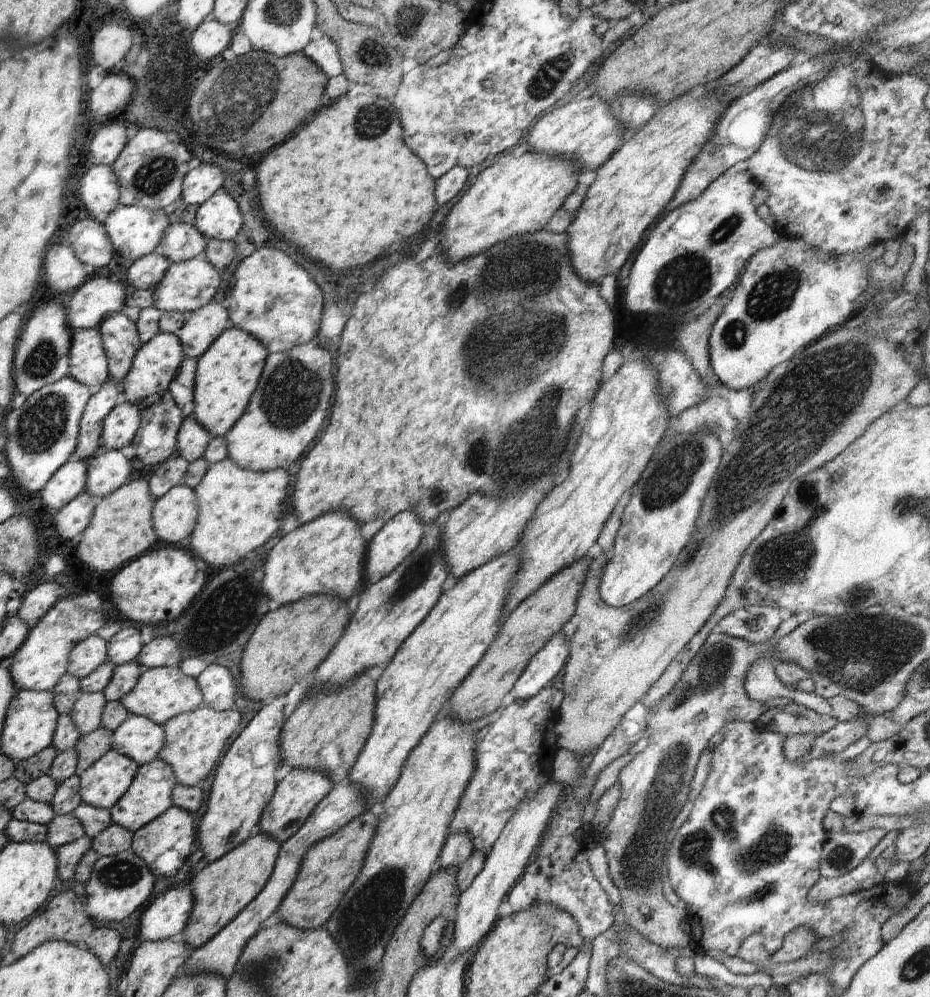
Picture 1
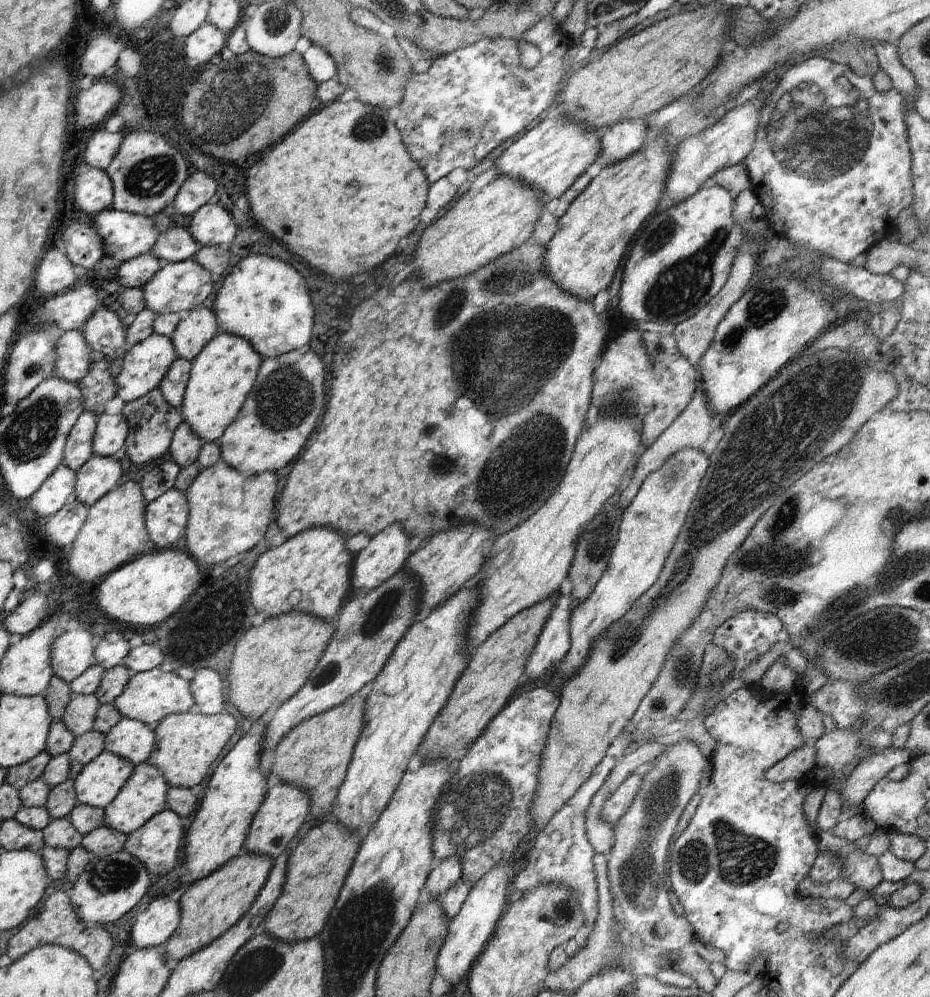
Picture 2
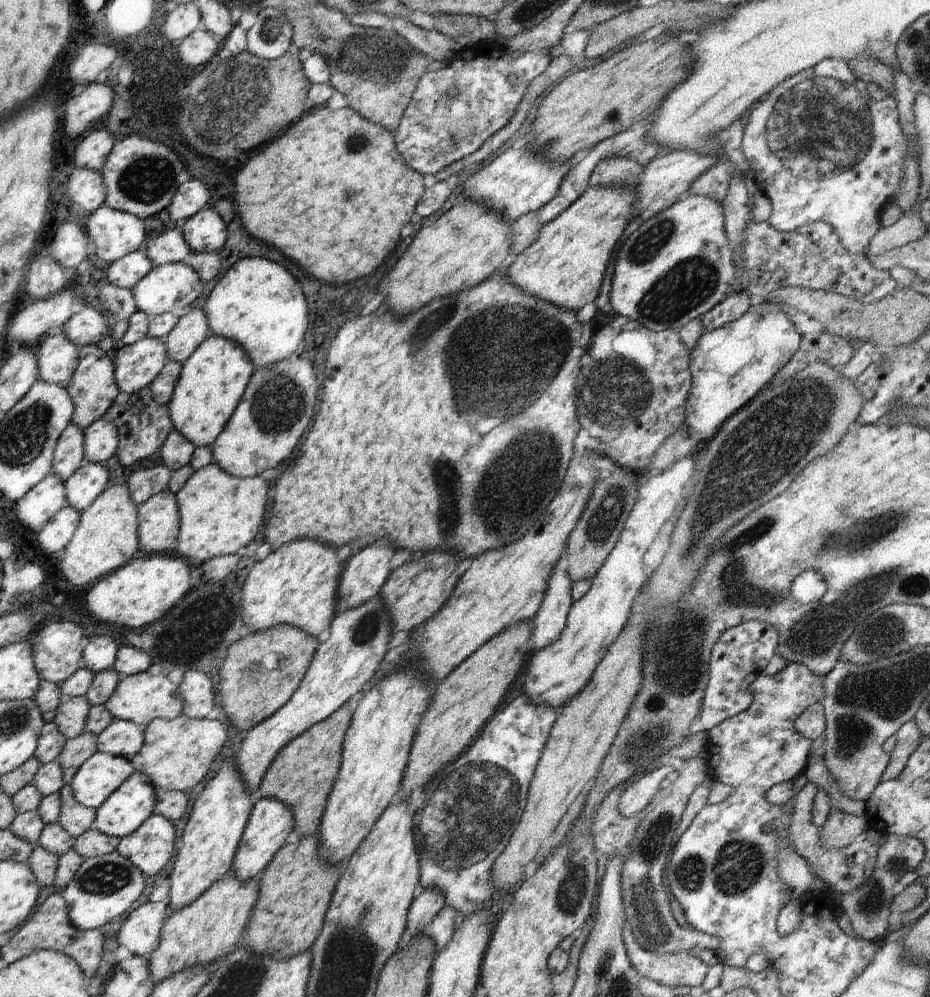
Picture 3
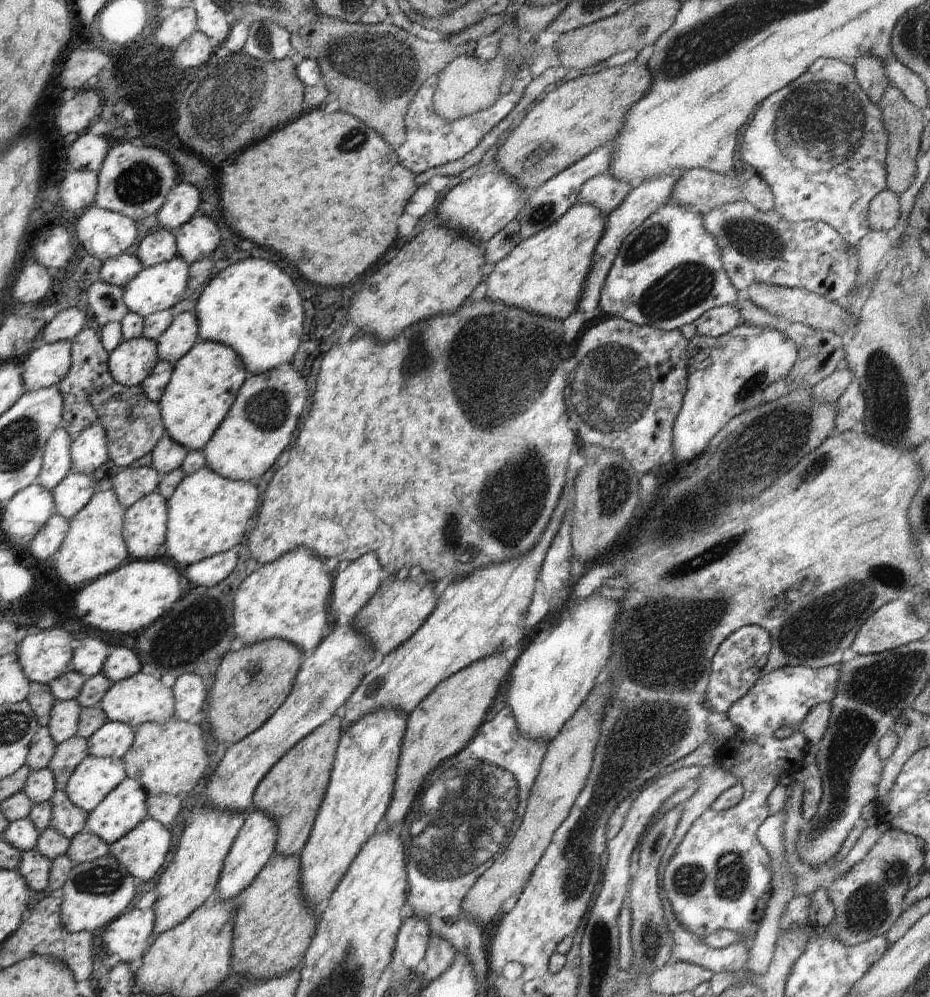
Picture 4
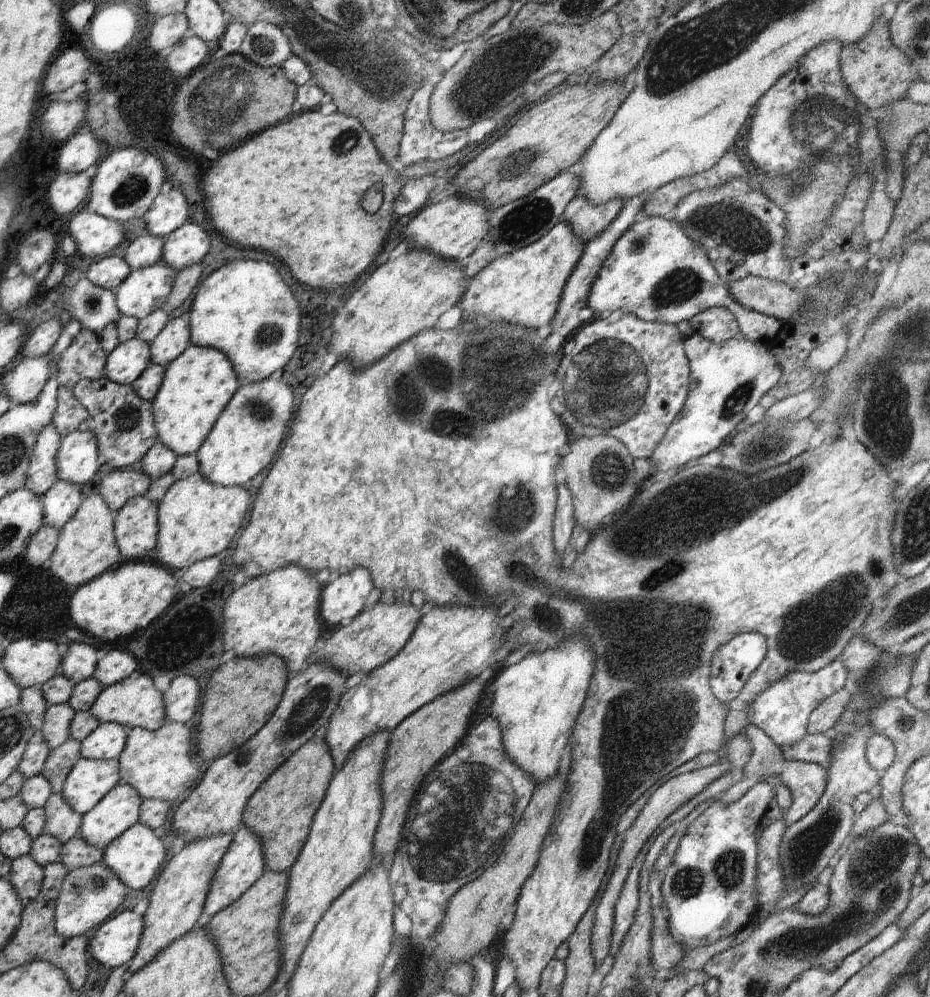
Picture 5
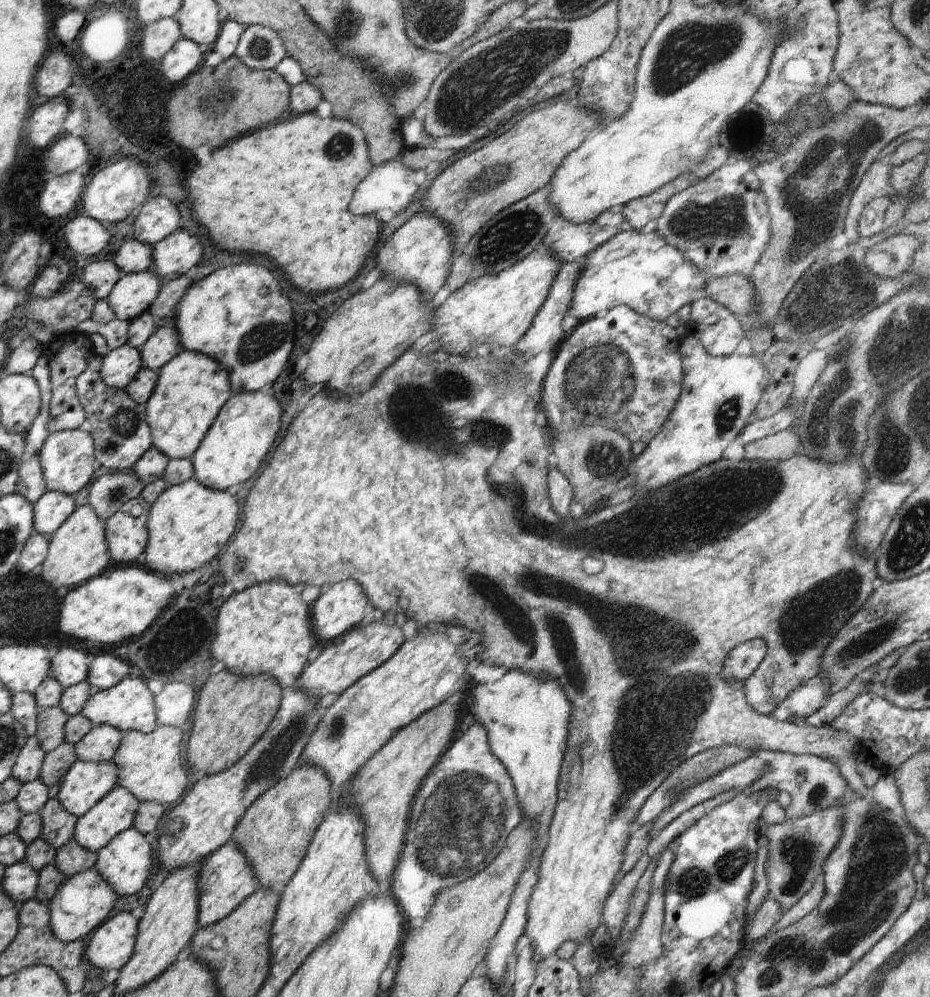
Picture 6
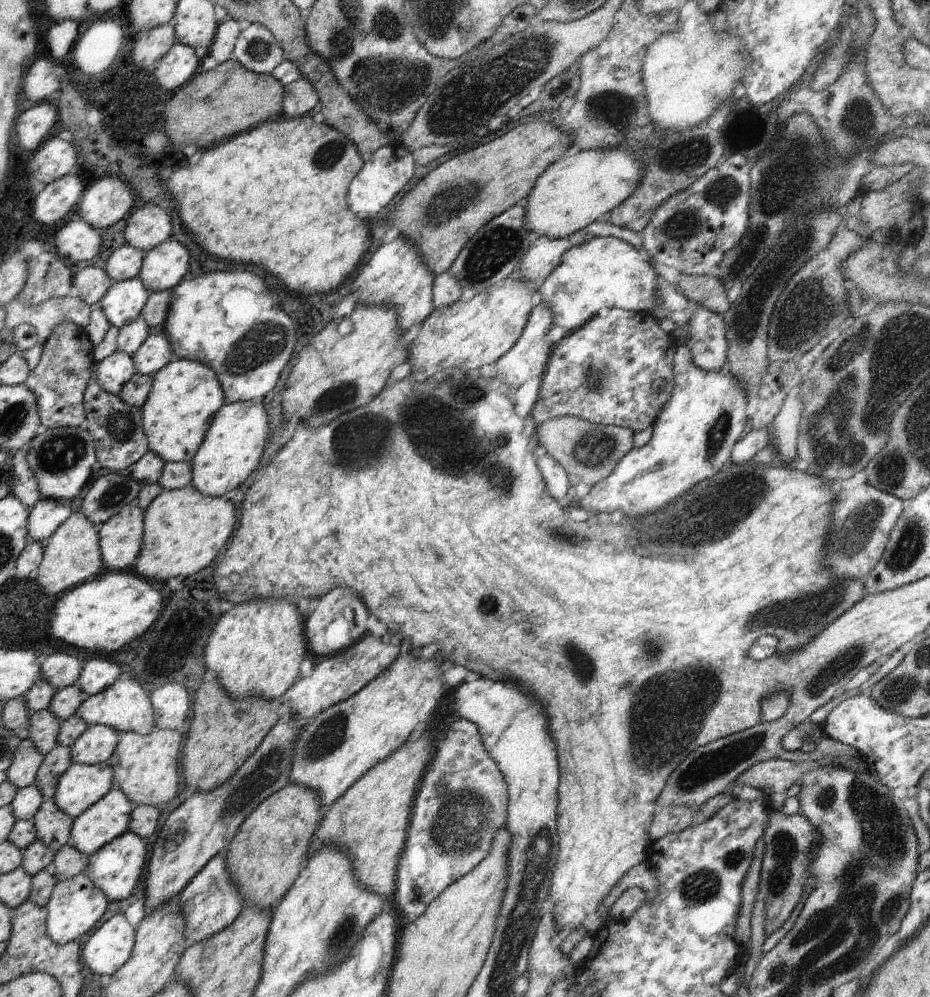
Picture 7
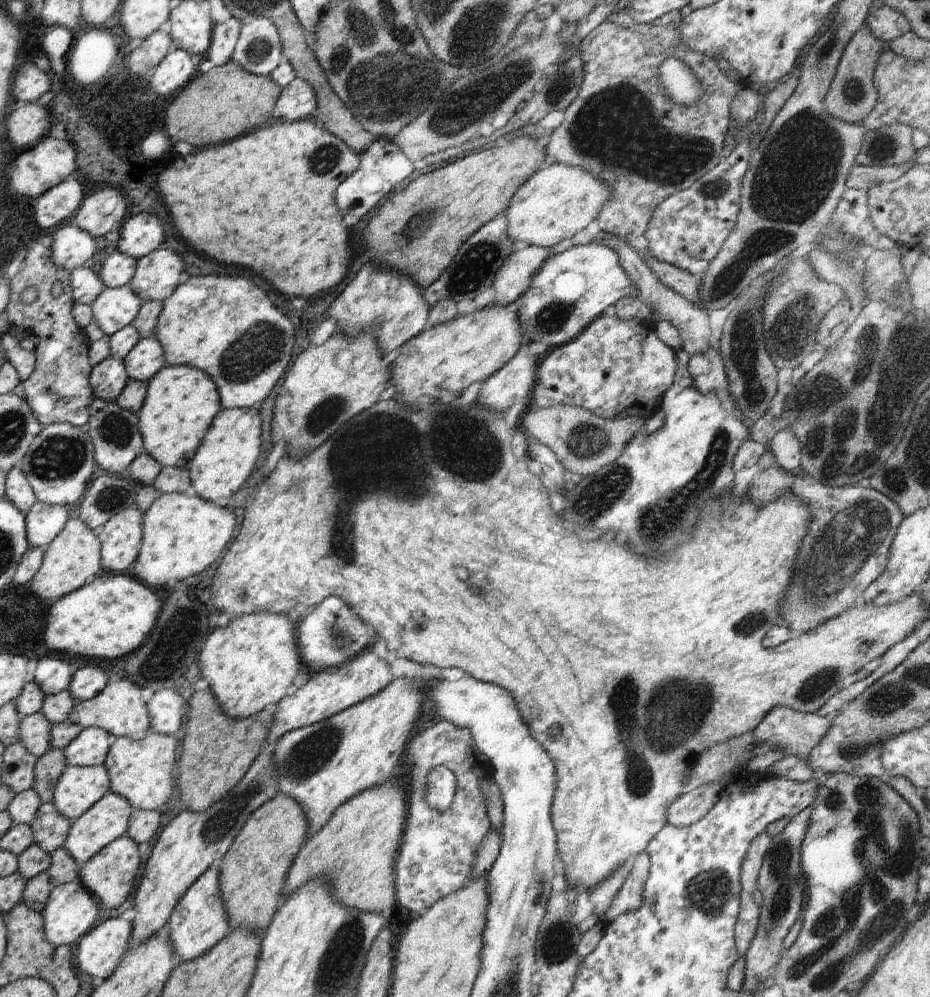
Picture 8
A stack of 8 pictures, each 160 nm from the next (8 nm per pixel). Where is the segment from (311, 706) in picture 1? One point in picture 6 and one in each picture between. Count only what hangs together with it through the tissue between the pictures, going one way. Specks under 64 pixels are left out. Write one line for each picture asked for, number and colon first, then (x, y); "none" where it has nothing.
2: (314, 755)
3: (302, 775)
4: (291, 793)
5: (280, 813)
6: (274, 833)

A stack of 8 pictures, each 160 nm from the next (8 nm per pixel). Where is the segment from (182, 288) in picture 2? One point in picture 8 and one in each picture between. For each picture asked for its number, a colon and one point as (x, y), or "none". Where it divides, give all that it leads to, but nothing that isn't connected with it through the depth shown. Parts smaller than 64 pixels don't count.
3: (166, 287)
4: (159, 287)
5: (144, 290)
6: (133, 293)
7: (123, 302)
8: (115, 308)

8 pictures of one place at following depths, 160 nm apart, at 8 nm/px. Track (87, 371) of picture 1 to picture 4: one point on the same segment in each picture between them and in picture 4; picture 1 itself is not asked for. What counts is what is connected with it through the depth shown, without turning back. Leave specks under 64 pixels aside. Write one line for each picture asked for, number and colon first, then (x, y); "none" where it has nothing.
2: (73, 356)
3: (57, 357)
4: (46, 365)

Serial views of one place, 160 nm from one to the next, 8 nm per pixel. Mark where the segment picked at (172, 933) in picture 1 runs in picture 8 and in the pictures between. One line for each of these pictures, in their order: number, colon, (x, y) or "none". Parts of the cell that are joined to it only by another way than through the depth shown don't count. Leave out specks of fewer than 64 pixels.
2: (152, 928)
3: (140, 932)
4: (128, 937)
5: (114, 943)
6: (112, 944)
7: (110, 946)
8: (101, 950)

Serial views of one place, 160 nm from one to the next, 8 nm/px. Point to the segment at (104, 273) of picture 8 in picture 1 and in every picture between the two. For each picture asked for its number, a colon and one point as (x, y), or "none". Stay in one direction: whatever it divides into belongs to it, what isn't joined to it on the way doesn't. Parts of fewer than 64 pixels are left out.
1: (181, 241)
2: (176, 244)
3: (168, 247)
4: (158, 247)
5: (146, 250)
6: (133, 256)
7: (124, 263)

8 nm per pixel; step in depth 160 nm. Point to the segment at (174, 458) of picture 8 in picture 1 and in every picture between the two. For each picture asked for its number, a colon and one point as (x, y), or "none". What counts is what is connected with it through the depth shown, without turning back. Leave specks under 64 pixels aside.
1: (228, 372)
2: (223, 373)
3: (212, 379)
4: (204, 384)
5: (197, 386)
6: (192, 388)
7: (185, 395)

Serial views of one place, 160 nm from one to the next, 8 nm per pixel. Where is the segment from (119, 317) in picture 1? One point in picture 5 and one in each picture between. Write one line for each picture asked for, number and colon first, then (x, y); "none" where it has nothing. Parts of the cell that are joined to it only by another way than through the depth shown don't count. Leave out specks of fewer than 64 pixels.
2: (105, 333)
3: (87, 327)
4: (65, 325)
5: (40, 342)

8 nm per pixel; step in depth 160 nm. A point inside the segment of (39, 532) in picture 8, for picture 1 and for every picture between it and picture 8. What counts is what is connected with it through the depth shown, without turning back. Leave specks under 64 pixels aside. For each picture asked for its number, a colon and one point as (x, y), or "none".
1: (107, 471)
2: (99, 475)
3: (89, 481)
4: (76, 489)
5: (63, 499)
6: (53, 507)
7: (44, 518)

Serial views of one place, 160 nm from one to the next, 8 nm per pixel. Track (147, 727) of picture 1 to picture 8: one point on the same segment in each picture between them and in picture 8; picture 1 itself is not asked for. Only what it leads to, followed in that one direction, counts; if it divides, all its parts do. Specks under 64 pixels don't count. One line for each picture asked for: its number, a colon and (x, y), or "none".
2: (134, 740)
3: (122, 738)
4: (113, 739)
5: (108, 740)
6: (100, 744)
7: (96, 744)
8: (91, 747)

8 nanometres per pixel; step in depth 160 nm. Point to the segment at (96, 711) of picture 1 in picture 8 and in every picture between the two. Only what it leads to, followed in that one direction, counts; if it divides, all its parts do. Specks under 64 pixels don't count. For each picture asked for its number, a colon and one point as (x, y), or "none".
2: (79, 715)
3: (72, 712)
4: (63, 720)
5: (57, 719)
6: (51, 721)
7: (44, 727)
8: (34, 733)

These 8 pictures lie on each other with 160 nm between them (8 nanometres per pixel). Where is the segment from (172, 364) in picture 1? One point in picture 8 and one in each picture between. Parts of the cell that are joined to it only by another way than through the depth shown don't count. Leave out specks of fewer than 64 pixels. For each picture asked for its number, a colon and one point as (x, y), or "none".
2: (144, 365)
3: (135, 366)
4: (130, 363)
5: (127, 362)
6: (120, 366)
7: (112, 373)
8: (108, 379)

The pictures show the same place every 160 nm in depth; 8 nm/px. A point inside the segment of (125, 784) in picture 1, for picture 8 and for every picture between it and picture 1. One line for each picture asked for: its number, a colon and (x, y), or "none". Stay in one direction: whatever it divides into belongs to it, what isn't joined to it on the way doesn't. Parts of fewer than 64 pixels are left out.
2: (98, 783)
3: (102, 773)
4: (94, 777)
5: (90, 780)
6: (85, 783)
7: (81, 786)
8: (79, 787)

